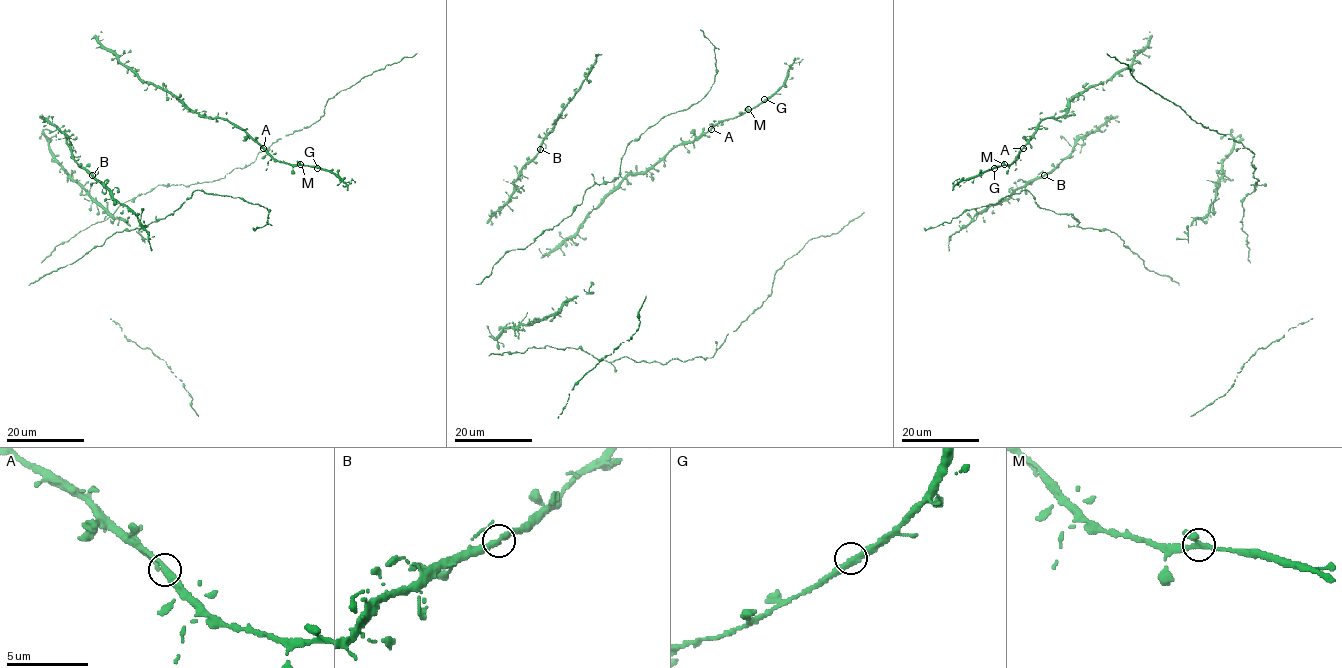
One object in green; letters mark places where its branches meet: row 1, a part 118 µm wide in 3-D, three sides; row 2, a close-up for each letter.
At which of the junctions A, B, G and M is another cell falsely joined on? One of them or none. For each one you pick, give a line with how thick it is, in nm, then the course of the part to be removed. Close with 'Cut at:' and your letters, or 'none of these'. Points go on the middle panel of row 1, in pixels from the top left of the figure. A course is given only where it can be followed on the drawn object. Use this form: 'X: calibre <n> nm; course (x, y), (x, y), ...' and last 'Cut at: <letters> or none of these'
Cut at: none of these

